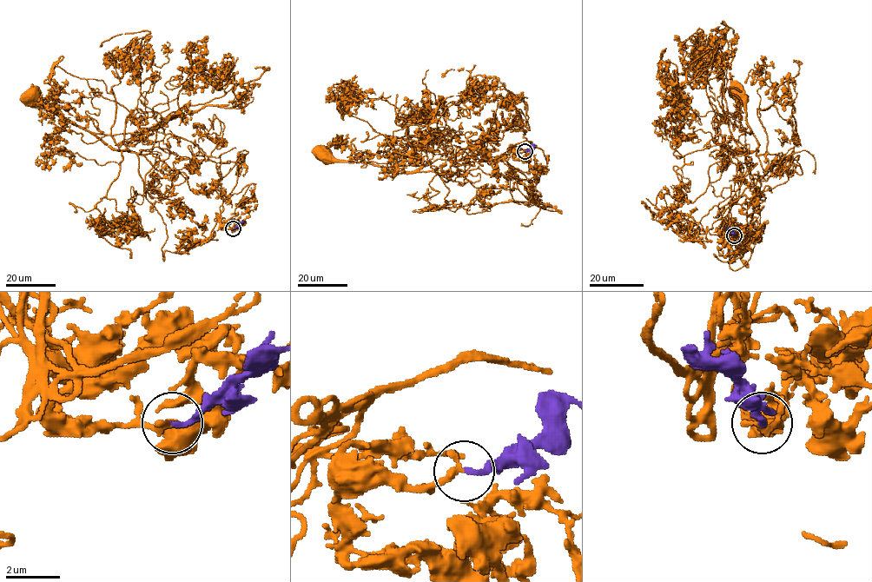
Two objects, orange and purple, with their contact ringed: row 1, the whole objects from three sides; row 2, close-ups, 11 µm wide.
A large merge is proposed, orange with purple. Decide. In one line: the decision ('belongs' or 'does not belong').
belongs

